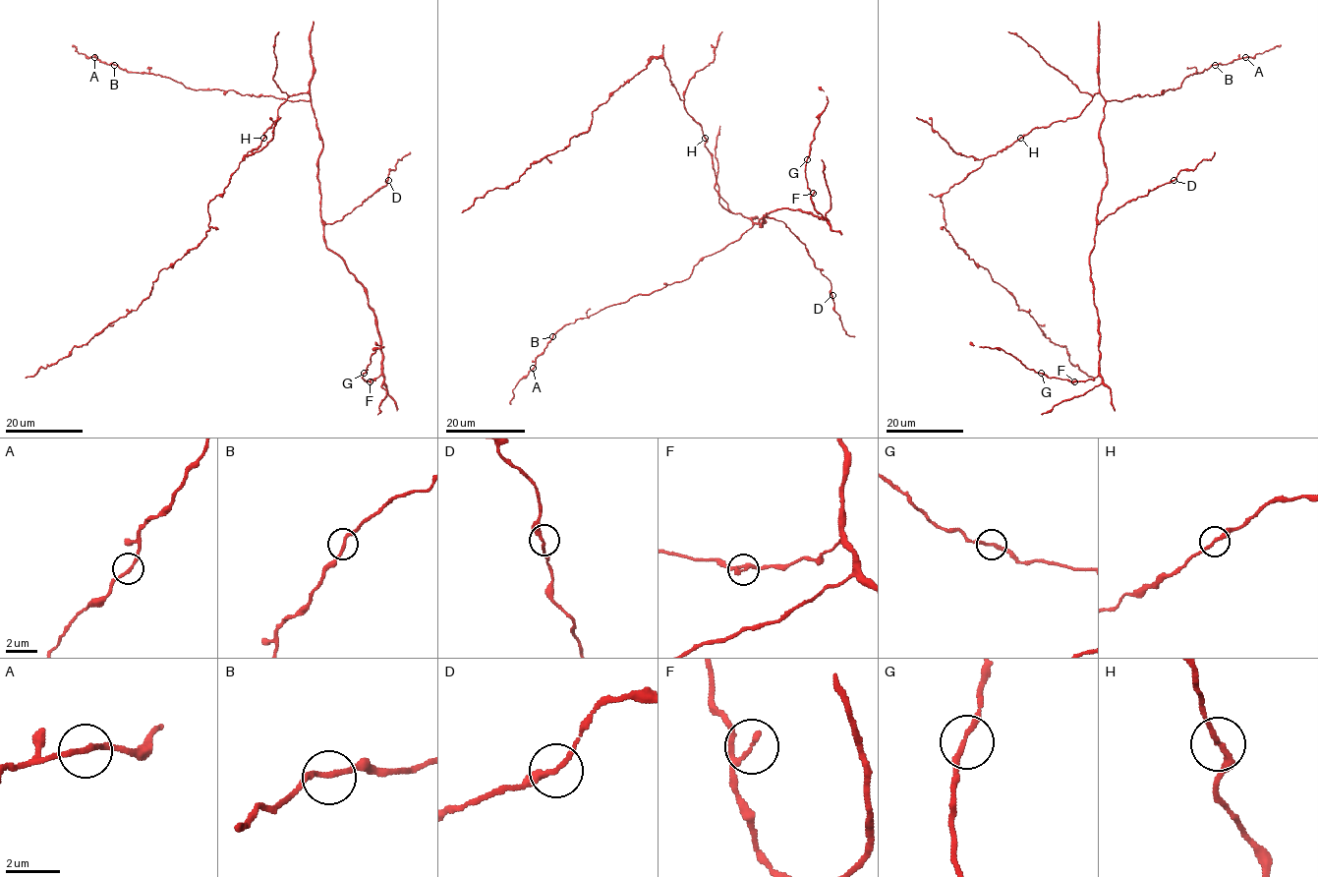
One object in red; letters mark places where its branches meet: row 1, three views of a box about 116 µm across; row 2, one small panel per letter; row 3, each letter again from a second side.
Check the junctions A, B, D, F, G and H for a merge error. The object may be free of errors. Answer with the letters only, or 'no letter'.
no letter

